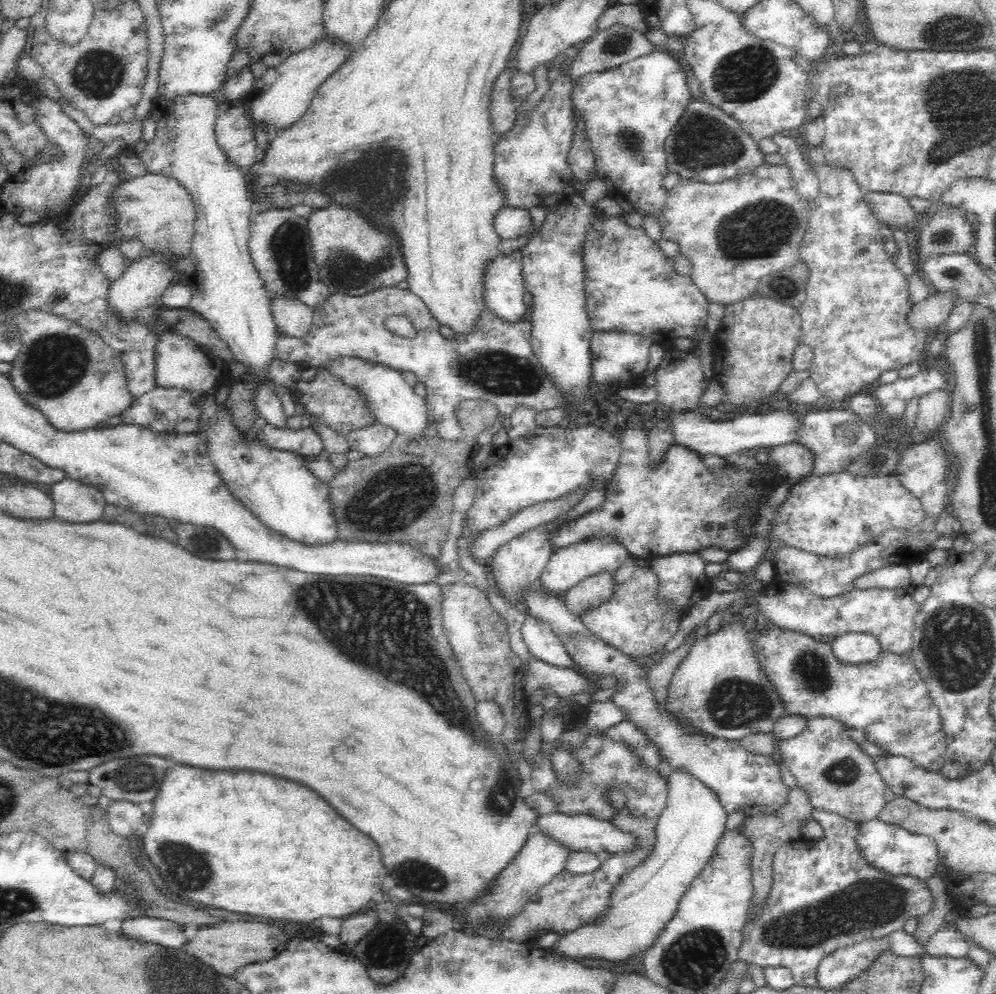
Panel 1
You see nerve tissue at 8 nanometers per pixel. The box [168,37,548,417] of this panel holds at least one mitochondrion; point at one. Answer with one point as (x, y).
(381, 186)

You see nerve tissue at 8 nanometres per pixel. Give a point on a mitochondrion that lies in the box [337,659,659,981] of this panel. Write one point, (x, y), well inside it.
(421, 875)

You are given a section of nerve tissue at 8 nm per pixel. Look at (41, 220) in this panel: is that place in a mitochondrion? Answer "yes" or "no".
no

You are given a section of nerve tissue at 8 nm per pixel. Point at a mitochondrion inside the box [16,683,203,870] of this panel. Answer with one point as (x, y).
(132, 776)

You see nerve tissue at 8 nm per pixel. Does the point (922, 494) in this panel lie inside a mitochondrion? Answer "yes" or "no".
no

